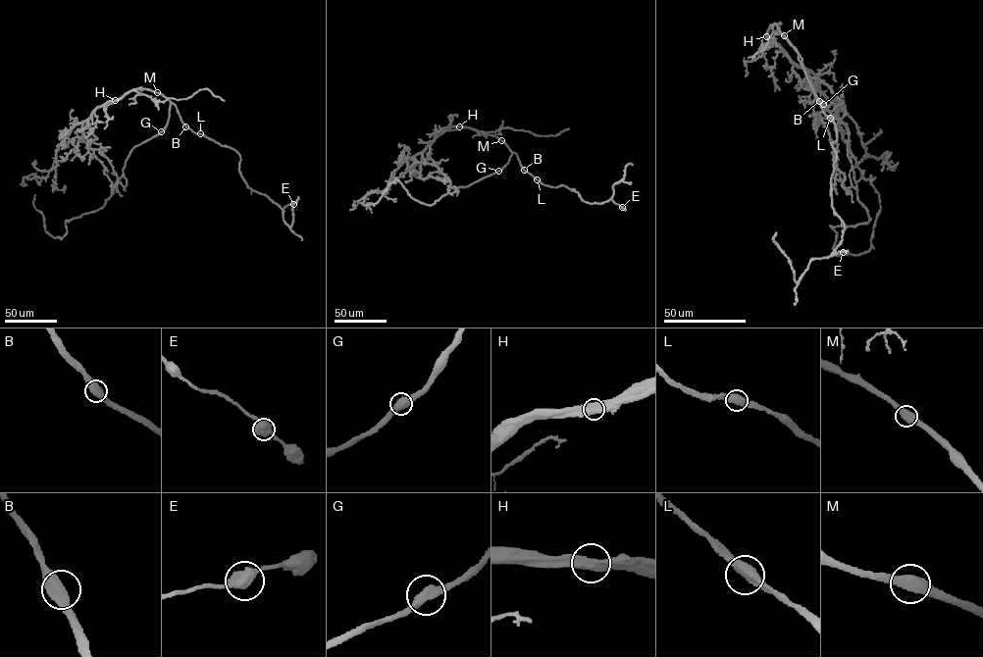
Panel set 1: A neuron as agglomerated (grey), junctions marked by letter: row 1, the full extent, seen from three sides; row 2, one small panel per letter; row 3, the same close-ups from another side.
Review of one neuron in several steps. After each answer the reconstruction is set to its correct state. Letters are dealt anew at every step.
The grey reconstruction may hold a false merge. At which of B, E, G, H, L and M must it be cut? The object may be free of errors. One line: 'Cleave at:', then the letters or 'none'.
Cleave at: none

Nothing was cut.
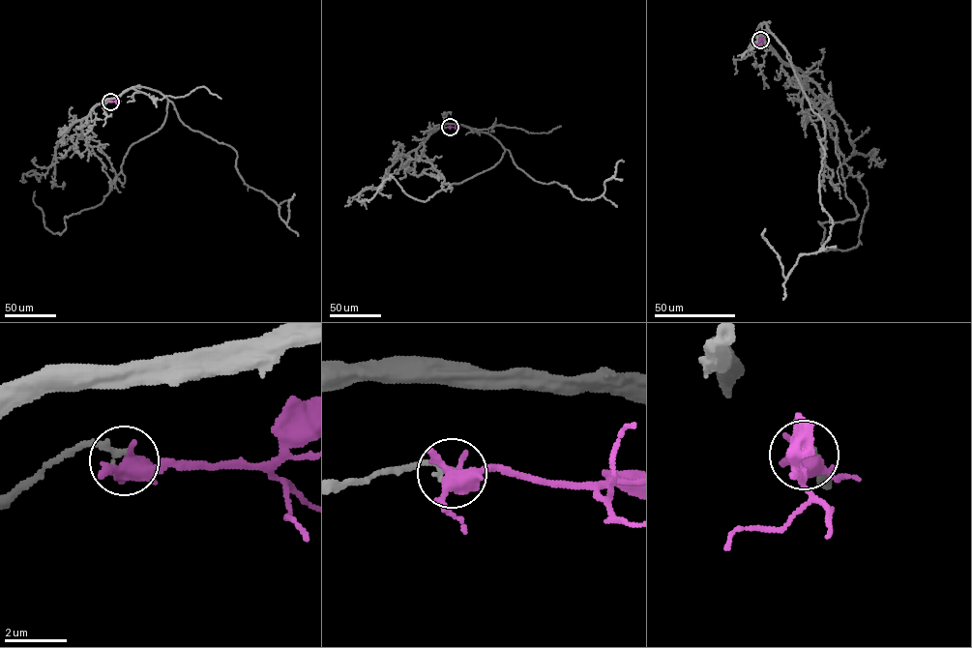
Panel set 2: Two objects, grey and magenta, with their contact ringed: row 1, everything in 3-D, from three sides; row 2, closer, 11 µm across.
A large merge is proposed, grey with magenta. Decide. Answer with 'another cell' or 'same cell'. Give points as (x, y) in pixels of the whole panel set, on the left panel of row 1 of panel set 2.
another cell

